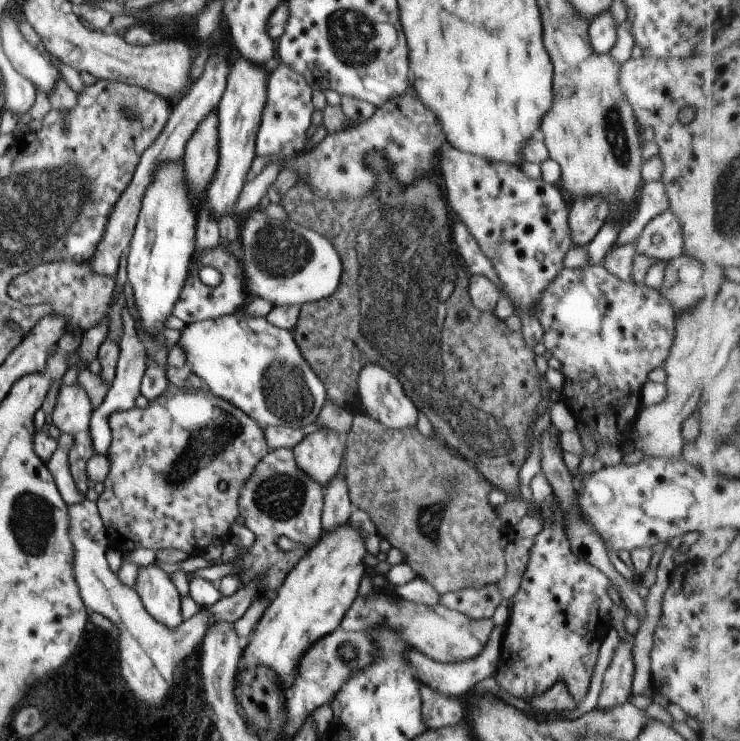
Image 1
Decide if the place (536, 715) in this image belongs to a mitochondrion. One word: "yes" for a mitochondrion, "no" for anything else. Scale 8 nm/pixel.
no

